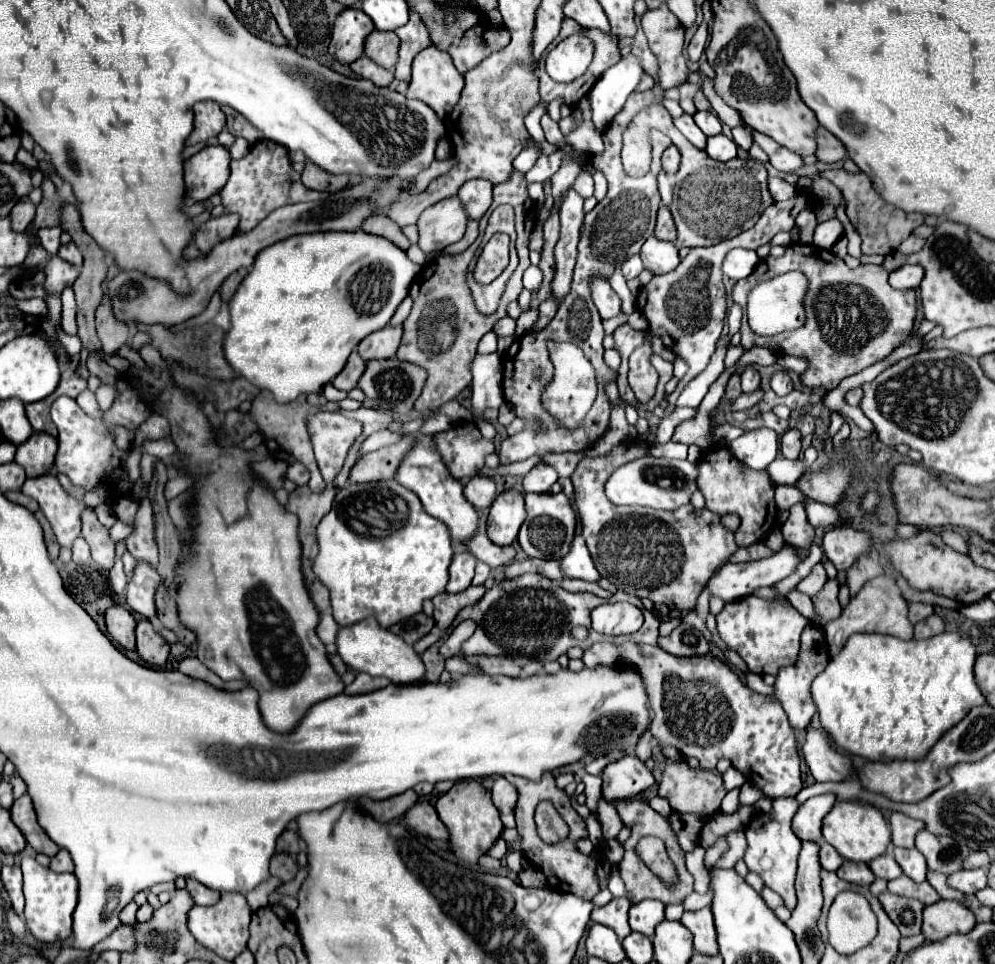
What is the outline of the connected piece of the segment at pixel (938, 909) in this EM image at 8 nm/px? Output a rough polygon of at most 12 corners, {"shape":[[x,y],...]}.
{"shape":[[957,901],[923,909],[923,935],[943,941],[975,927],[971,911]]}

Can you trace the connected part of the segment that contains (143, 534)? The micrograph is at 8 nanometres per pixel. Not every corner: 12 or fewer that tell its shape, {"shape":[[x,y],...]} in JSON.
{"shape":[[139,501],[127,551],[157,567],[153,509]]}

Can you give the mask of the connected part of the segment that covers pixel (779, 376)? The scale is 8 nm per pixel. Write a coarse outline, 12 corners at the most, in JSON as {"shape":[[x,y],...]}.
{"shape":[[785,371],[771,377],[771,389],[777,395],[793,391],[791,379]]}

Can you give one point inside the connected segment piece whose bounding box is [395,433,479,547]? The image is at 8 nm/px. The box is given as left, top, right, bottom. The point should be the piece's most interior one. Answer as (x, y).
(422, 471)

